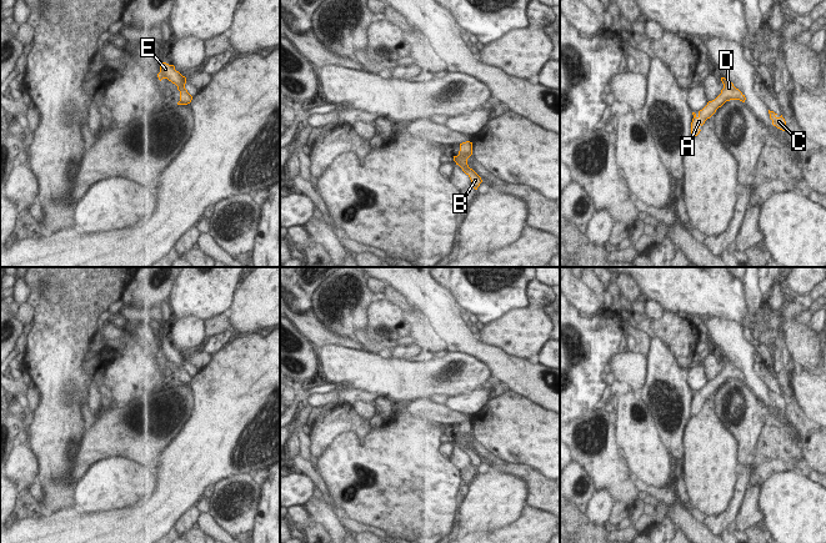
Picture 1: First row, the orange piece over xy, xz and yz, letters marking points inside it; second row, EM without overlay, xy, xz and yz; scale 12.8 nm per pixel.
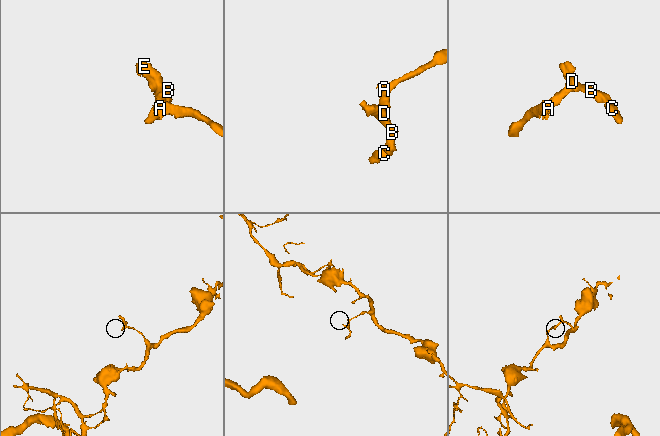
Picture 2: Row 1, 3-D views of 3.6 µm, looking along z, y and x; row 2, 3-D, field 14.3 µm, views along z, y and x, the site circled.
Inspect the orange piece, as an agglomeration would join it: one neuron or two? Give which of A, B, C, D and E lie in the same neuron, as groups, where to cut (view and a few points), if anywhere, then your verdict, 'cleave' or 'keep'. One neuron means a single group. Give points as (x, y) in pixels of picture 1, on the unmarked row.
groups A B C D E; cut none; keep

